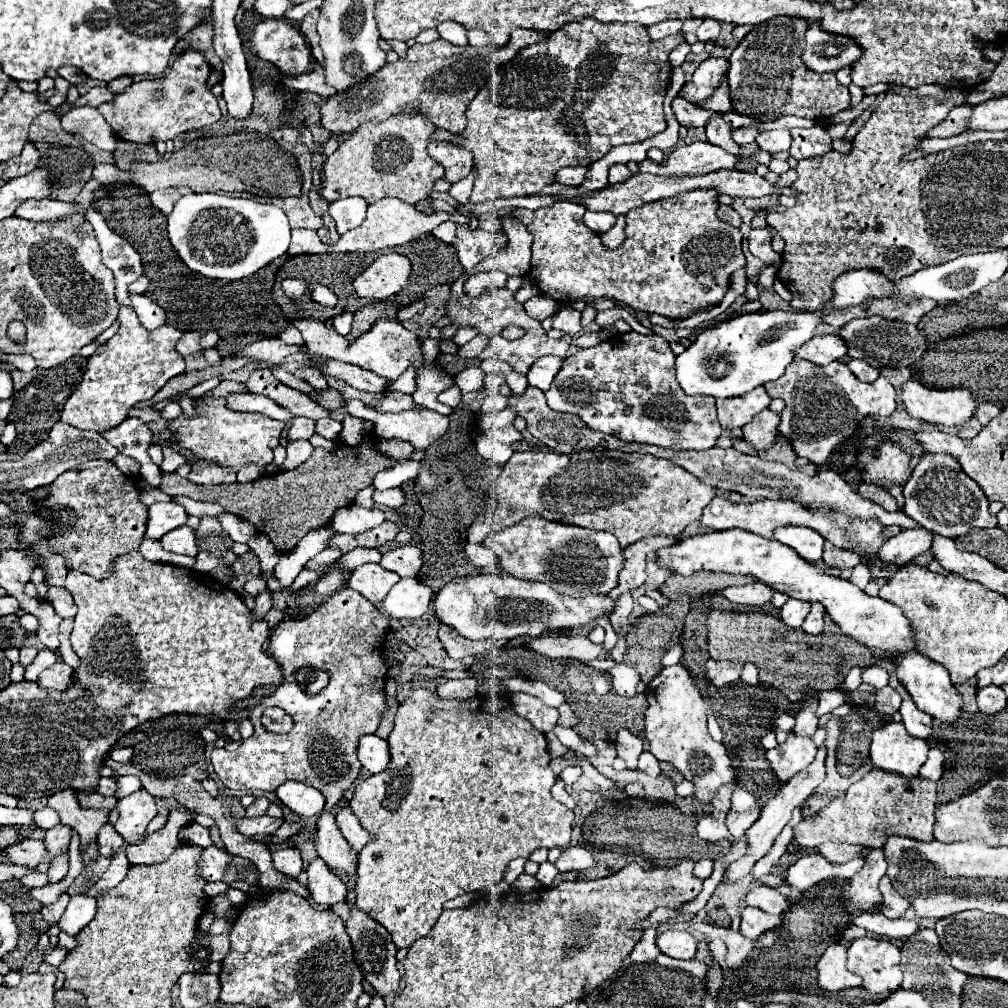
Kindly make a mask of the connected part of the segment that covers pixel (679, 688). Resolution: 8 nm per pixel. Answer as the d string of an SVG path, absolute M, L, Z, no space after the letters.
M680 664L662 668L662 672L646 686L646 738L650 752L664 762L670 762L686 780L694 782L694 798L712 802L724 784L736 780L736 770L724 744L712 740L706 726L706 708L688 670Z

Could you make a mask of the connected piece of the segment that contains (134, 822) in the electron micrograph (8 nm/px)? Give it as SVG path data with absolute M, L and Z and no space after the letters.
M144 788L138 792L120 798L118 804L118 820L116 820L116 832L128 842L138 844L144 838L144 830L148 822L156 816L156 802L154 796L150 796Z

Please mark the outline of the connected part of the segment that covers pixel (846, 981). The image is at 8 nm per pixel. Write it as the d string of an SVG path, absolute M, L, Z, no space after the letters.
M839 942L830 944L818 960L818 986L831 992L862 986L862 976L847 970L846 963L847 947Z

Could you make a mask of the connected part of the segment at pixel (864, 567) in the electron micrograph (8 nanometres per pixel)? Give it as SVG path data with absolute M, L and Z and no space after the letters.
M862 560L854 570L852 570L852 576L850 576L850 582L856 584L858 588L866 588L866 584L870 582L870 568L868 568L868 562Z

